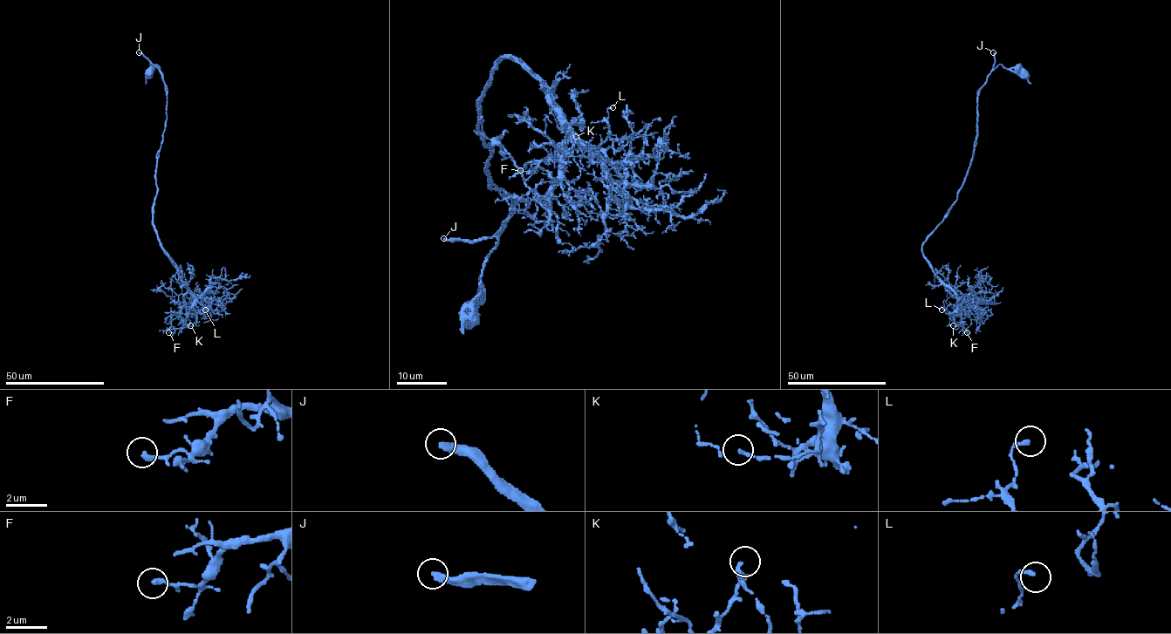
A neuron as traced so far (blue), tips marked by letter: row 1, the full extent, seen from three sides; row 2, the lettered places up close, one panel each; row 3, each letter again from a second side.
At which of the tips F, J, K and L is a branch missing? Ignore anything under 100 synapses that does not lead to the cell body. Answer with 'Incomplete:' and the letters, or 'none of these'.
Incomplete: J

